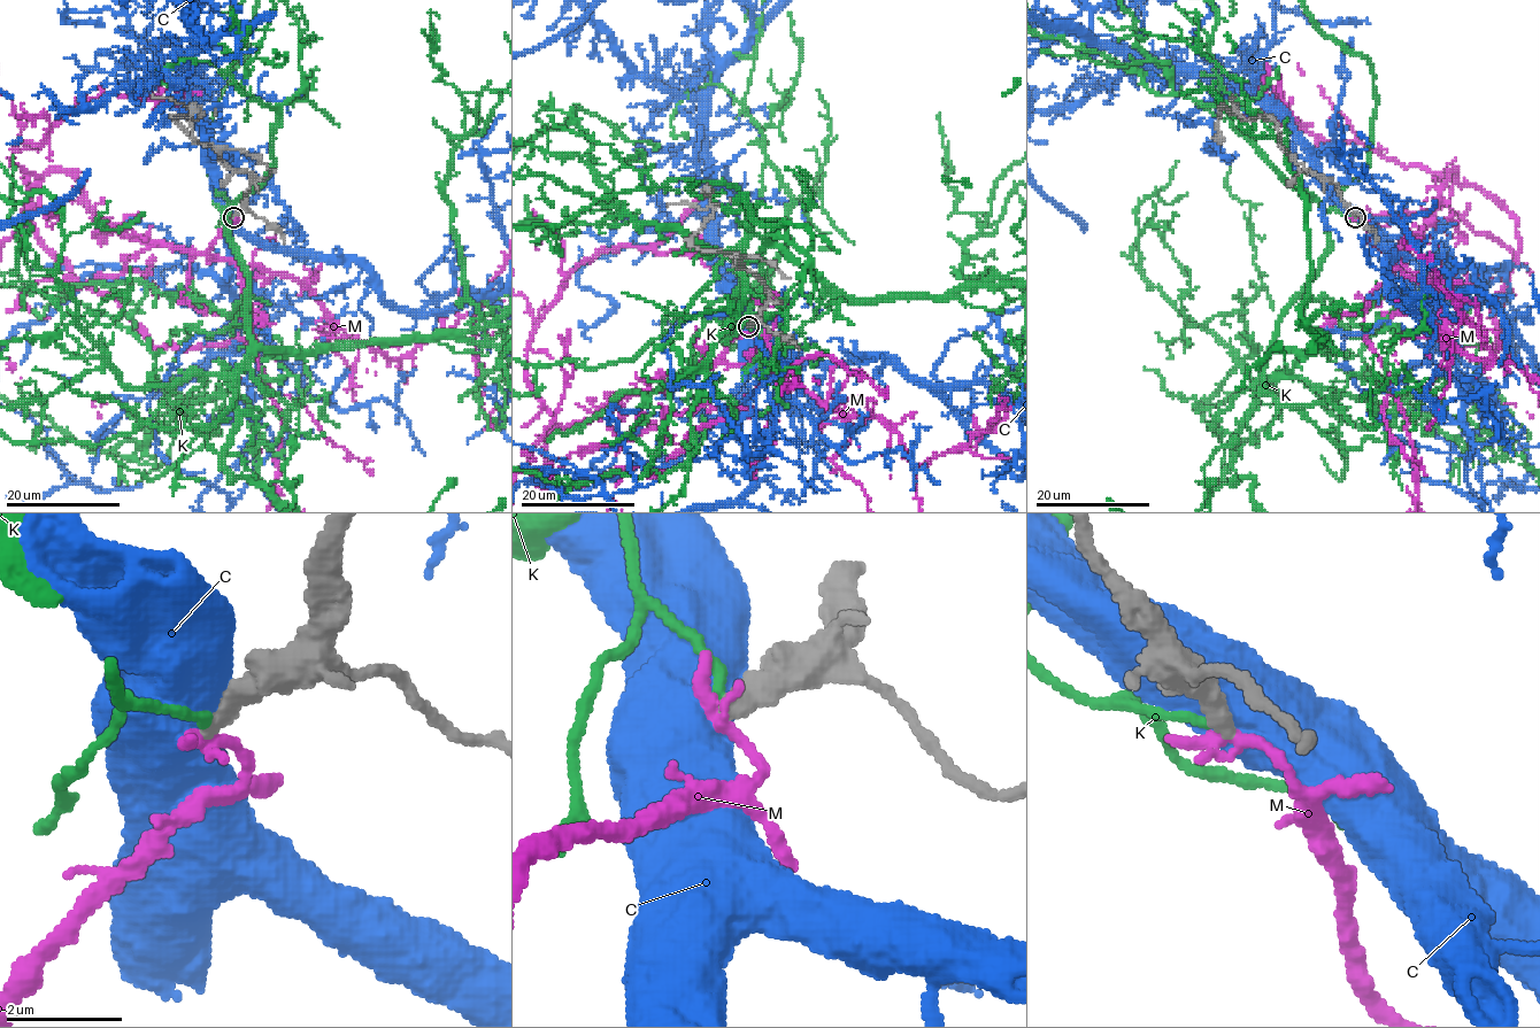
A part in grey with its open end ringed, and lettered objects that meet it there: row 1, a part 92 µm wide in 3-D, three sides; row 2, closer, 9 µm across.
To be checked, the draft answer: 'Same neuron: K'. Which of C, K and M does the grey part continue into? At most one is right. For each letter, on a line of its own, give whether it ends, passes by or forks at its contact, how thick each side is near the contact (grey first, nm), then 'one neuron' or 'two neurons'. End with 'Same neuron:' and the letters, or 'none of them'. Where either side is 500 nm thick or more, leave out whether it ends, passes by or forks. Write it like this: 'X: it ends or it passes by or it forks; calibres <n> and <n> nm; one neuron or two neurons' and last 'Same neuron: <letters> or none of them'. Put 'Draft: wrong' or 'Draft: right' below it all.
C: calibres 480 and 1150 nm; two neurons
K: it ends; calibres 400 and 150 nm; two neurons
M: it ends; calibres 360 and 320 nm; two neurons
Same neuron: none of them
Draft: wrong

